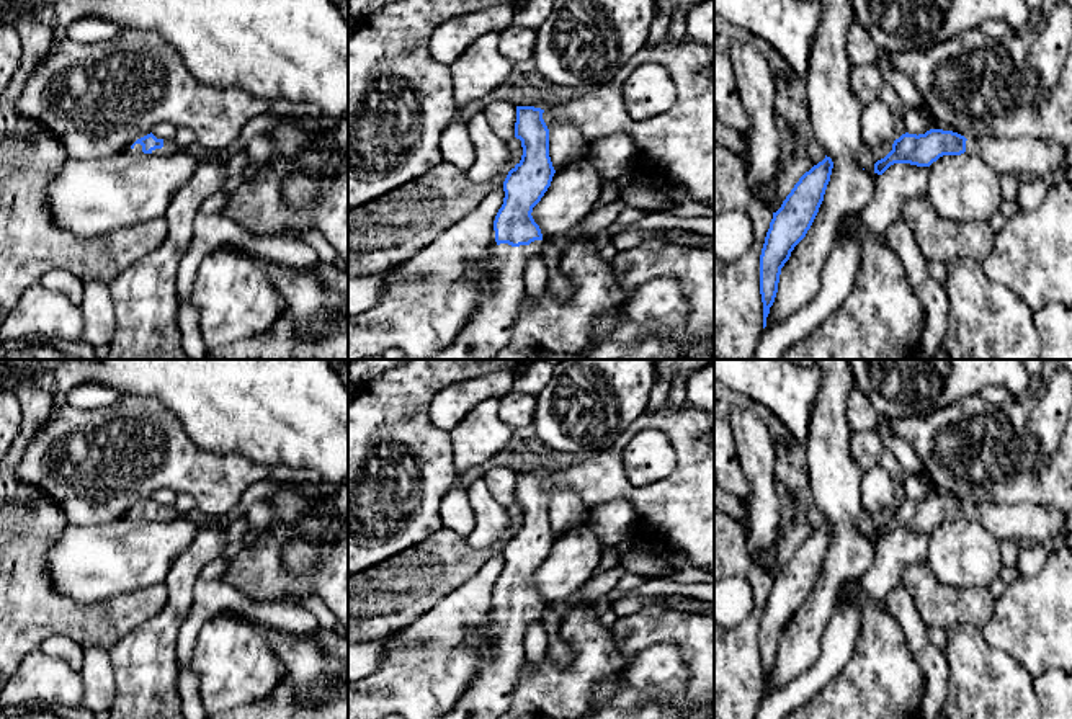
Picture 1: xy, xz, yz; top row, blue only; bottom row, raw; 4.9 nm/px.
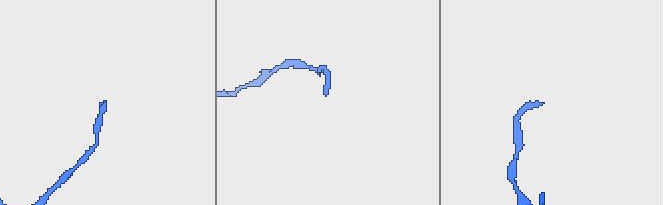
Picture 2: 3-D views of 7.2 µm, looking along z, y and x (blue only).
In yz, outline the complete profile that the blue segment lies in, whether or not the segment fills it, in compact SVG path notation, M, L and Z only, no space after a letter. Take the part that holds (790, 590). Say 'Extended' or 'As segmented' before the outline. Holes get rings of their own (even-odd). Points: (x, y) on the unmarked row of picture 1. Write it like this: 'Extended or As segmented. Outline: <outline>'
As segmented. Outline: M825 521L822 528L806 538L773 578L770 595L760 621L760 660L763 668L763 694L770 673L778 659L781 634L789 626L794 613L806 603L830 547L833 528Z

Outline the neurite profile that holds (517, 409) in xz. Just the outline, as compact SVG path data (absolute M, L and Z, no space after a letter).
M510 391L500 399L500 418L511 428L533 426L536 397Z

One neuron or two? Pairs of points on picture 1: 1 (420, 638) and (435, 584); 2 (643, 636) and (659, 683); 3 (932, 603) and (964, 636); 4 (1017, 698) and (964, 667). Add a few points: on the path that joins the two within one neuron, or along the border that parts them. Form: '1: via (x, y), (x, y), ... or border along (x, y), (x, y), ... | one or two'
1: border along (456, 587), (428, 610), (393, 629) | two
2: border along (644, 649), (674, 643), (683, 662) | two
3: border along (981, 626), (955, 625), (946, 631) | two
4: via (1004, 698), (999, 698), (978, 677) | one

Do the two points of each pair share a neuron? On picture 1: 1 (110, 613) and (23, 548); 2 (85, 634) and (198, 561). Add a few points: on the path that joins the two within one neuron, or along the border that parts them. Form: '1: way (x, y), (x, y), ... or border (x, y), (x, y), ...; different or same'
1: way (82, 615), (64, 615), (25, 576); same
2: border (164, 582), (165, 603), (149, 620); different

